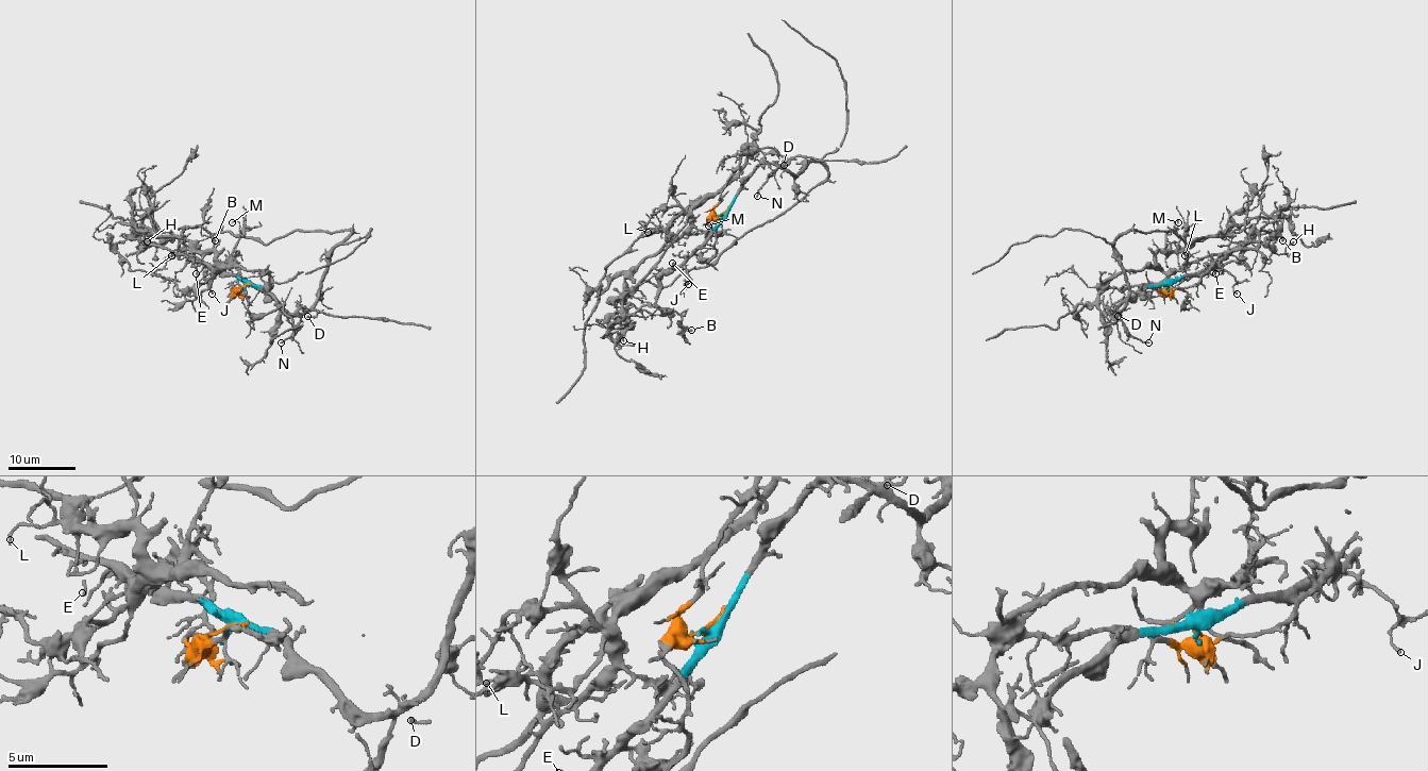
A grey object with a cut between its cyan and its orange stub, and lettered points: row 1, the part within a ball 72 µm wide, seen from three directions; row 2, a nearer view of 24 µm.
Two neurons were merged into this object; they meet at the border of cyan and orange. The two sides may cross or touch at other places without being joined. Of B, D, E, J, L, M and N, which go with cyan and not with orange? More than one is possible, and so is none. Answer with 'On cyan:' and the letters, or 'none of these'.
On cyan: B, D, E, J, N

